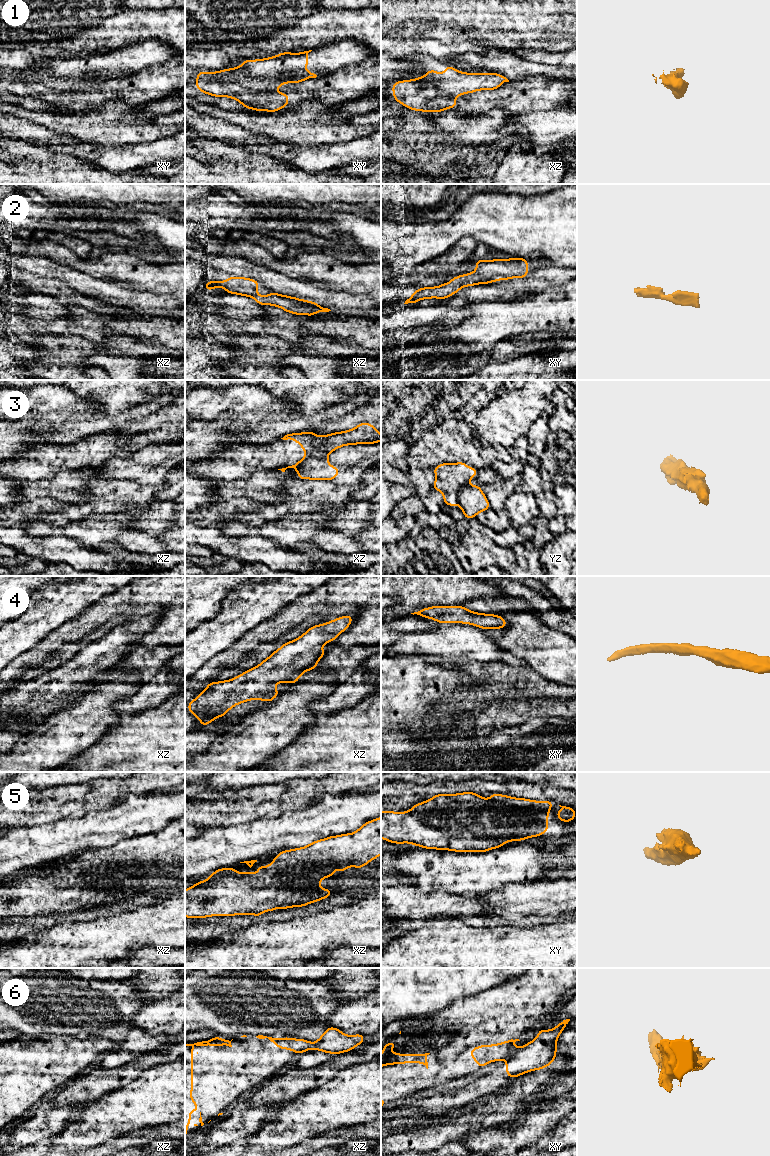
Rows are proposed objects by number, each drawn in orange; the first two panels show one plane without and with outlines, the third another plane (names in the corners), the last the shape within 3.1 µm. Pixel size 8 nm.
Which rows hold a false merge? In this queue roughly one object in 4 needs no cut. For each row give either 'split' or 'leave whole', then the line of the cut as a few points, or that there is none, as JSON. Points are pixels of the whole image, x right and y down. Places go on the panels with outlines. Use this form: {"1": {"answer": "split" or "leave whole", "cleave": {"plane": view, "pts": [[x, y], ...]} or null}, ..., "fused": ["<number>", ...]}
{"1": {"answer": "split", "cleave": {"plane": "xy", "pts": [[211, 72], [225, 81], [235, 81], [255, 89], [273, 91]]}}, "2": {"answer": "leave whole", "cleave": null}, "3": {"answer": "split", "cleave": {"plane": "xz", "pts": [[326, 457], [306, 457], [293, 467]]}}, "4": {"answer": "leave whole", "cleave": null}, "5": {"answer": "leave whole", "cleave": null}, "6": {"answer": "split", "cleave": {"plane": "xy", "pts": [[515, 1048], [508, 1057]]}}, "fused": ["1", "3", "6"]}

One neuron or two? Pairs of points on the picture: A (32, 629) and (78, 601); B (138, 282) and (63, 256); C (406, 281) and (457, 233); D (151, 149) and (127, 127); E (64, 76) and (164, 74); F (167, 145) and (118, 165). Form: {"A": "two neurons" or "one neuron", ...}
{"A": "one neuron", "B": "one neuron", "C": "two neurons", "D": "two neurons", "E": "two neurons", "F": "one neuron"}

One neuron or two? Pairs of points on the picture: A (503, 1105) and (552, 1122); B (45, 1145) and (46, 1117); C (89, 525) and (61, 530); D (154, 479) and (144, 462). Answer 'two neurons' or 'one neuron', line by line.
A: two neurons
B: two neurons
C: one neuron
D: one neuron

